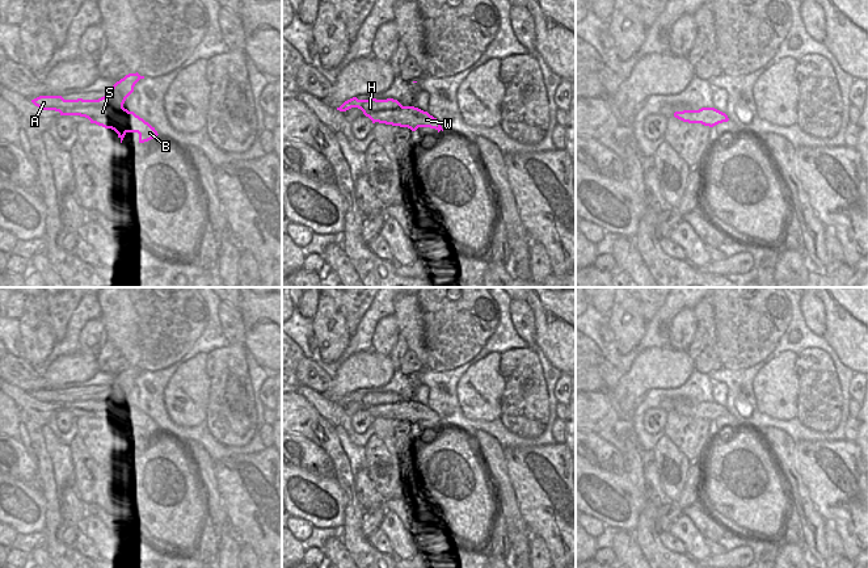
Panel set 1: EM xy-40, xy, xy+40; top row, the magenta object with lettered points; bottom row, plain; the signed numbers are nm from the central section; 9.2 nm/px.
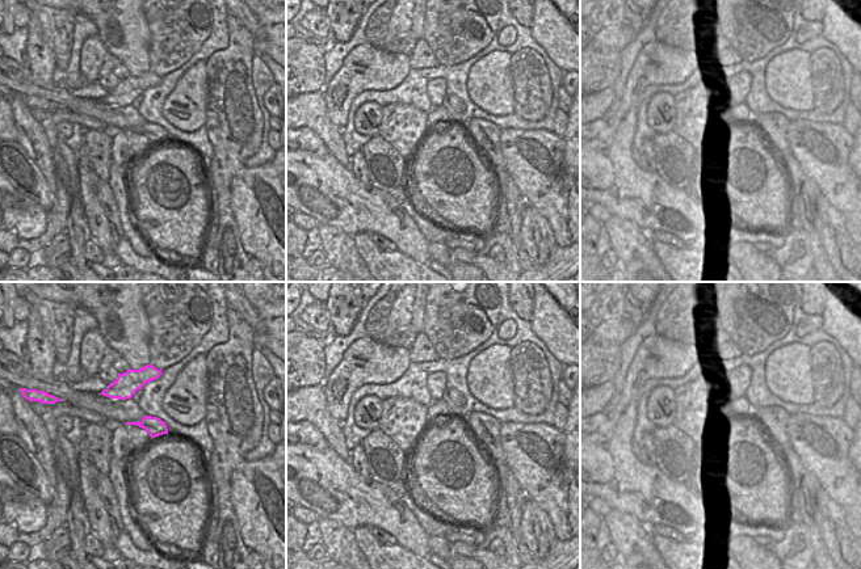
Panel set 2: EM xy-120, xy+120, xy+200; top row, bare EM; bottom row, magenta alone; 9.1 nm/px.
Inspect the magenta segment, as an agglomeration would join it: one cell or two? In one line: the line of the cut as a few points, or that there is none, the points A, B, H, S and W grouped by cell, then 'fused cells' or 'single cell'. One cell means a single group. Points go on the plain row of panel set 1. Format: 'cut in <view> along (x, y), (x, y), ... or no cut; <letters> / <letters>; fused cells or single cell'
cut in xy-40 along (112, 404), (125, 408), (125, 423), (127, 425); A H S / B W; fused cells

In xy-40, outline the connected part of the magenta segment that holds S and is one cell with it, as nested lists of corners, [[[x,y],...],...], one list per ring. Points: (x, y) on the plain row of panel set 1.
[[[128,367],[117,375],[109,387],[98,394],[64,394],[62,390],[39,390],[31,396],[43,404],[55,404],[60,409],[80,409],[105,422],[118,428],[121,437],[126,429],[125,407],[117,404],[123,401],[126,392],[134,386],[135,378],[144,373],[136,367]]]

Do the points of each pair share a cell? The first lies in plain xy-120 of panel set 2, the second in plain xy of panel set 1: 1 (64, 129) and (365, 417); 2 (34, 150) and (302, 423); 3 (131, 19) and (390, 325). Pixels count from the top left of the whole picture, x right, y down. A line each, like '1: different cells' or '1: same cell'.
1: same cell
2: different cells
3: different cells

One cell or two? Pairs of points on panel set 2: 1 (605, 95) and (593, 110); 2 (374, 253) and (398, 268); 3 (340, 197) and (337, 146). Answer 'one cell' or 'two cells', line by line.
1: one cell
2: one cell
3: two cells

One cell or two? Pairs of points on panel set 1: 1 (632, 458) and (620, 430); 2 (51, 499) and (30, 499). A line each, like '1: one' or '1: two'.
1: one
2: two

